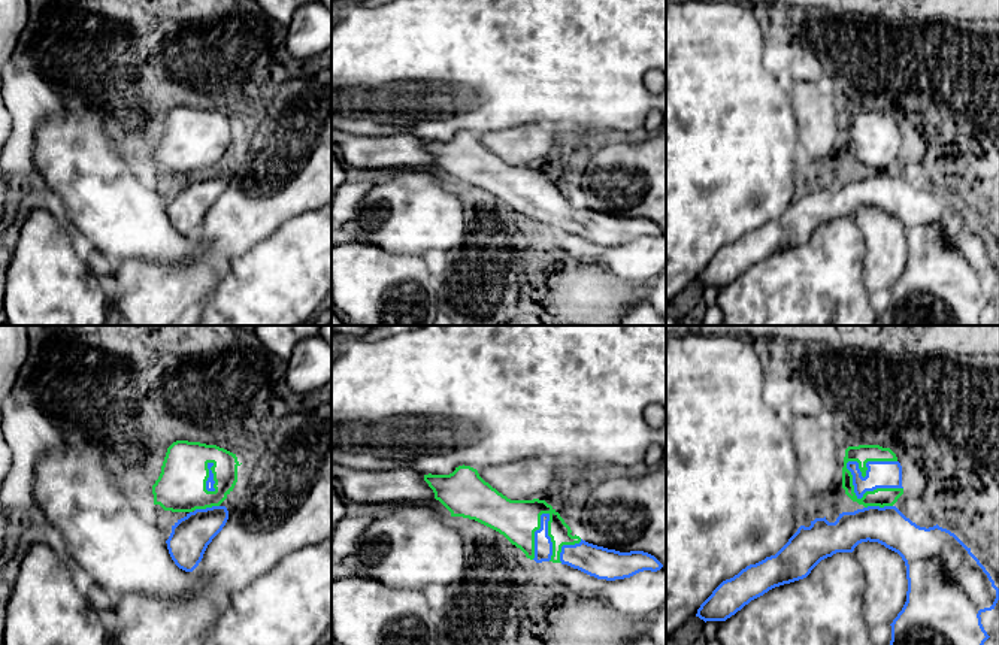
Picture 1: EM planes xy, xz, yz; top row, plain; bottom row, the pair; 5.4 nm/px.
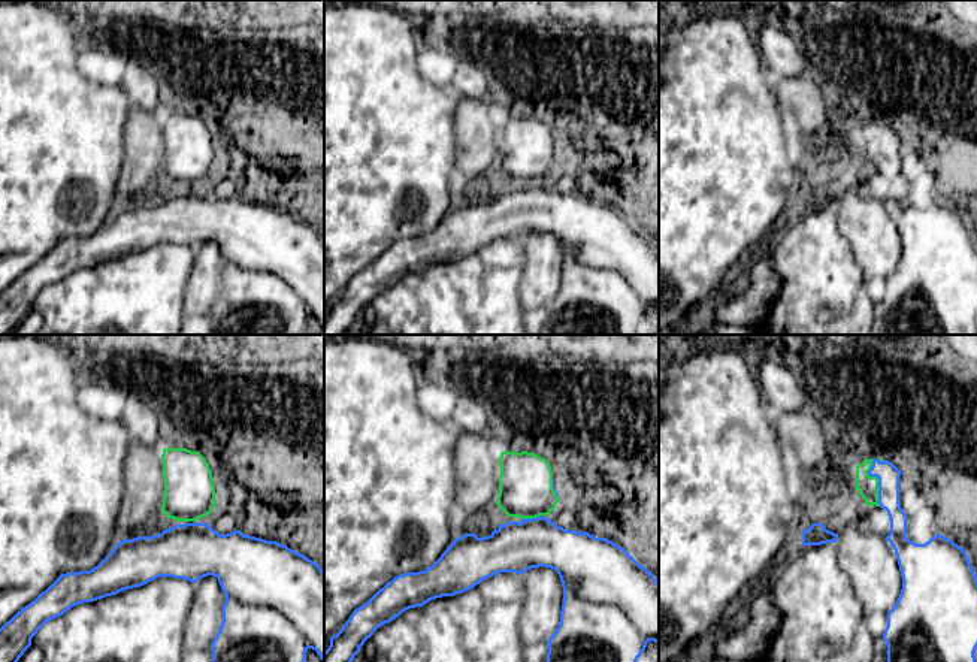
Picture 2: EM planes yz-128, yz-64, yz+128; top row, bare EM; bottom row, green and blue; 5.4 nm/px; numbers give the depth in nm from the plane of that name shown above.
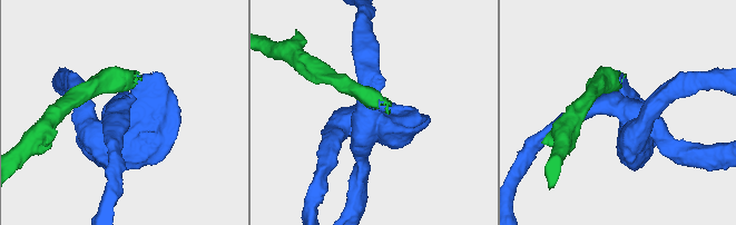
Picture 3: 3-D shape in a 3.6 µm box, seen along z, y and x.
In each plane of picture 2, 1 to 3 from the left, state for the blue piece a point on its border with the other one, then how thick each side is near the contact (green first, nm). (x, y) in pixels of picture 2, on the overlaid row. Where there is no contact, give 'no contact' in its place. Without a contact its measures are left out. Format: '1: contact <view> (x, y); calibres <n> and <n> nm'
1: no contact
2: contact yz-64 (529, 517); calibres 280 and 280 nm
3: contact yz+128 (877, 480); calibres 110 and 120 nm

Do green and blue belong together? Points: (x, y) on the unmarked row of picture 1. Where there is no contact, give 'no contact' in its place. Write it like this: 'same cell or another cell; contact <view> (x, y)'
same cell; contact yz (863, 160)

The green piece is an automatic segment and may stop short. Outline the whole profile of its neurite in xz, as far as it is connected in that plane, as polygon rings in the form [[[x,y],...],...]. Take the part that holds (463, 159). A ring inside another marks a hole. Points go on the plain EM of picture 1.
[[[458,131],[449,140],[424,140],[424,146],[449,178],[451,182],[463,182],[475,185],[500,200],[512,211],[520,214],[527,224],[536,228],[553,227],[567,230],[597,245],[615,246],[630,243],[639,237],[657,237],[663,230],[651,219],[644,216],[620,218],[582,206],[572,202],[570,193],[560,179],[545,166],[511,166],[488,148],[485,148],[476,134],[470,131]]]

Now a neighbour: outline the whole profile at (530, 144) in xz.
[[[541,122],[485,131],[478,139],[511,166],[551,163],[561,146],[558,130]]]

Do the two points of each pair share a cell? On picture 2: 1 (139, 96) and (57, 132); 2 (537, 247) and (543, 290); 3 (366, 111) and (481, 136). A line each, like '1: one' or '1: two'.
1: two
2: one
3: two

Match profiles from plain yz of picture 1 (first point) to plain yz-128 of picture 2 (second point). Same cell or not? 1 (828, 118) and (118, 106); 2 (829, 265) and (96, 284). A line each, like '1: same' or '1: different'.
1: different
2: same

